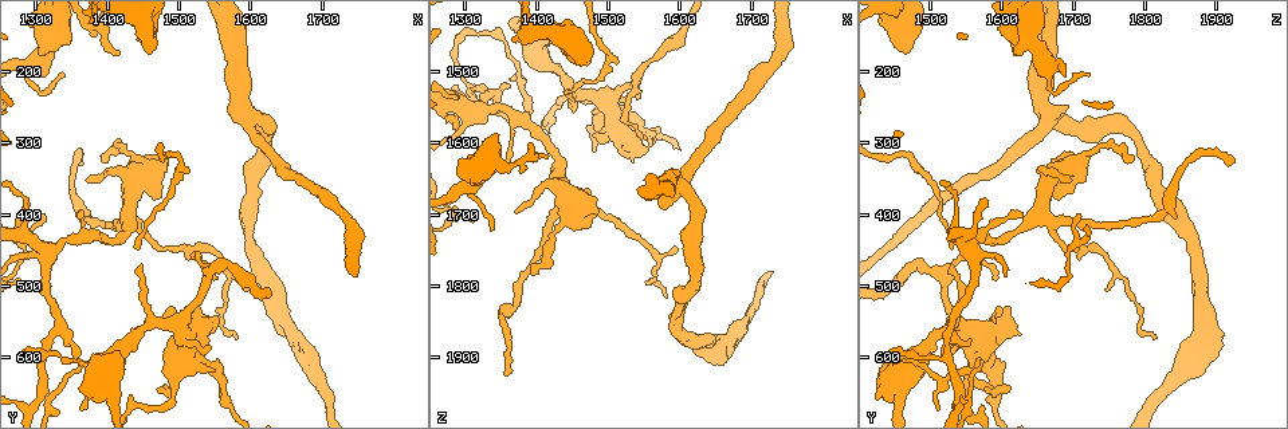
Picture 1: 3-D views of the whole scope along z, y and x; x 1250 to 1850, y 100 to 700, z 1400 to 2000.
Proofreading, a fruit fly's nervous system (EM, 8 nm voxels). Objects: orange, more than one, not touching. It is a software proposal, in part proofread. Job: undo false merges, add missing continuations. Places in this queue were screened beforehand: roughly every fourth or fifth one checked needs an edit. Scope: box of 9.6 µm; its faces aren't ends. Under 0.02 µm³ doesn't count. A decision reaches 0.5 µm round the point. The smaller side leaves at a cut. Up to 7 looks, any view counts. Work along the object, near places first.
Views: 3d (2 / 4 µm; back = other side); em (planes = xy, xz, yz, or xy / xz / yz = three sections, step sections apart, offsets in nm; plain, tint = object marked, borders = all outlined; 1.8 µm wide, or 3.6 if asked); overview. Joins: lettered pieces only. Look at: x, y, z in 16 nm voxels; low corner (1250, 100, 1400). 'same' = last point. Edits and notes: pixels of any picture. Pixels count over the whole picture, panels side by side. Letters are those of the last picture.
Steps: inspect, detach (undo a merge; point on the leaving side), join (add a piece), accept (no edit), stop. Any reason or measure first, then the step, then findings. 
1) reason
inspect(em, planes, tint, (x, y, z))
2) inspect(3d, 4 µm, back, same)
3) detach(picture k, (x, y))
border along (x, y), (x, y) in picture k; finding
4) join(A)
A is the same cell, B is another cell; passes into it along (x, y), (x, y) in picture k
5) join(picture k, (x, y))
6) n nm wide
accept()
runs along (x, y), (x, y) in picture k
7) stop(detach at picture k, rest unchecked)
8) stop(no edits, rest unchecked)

free end
inspect(em, planes, tint, (1485, 535, 1590))

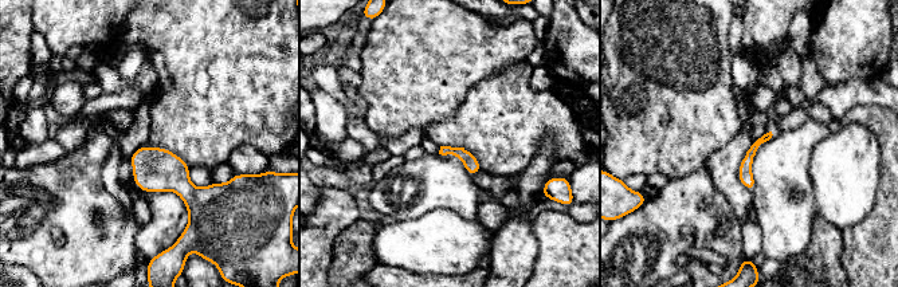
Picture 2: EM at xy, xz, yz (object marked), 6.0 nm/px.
inspect(em, planes, borders, same)

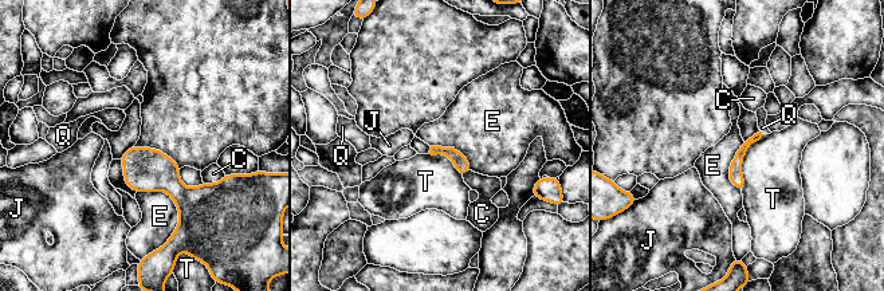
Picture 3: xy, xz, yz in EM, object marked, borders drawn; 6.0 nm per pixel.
accept()
C, E, J, Q and T are other cells; border along (136, 192), (171, 197), (171, 235) in picture 3; none of them fits

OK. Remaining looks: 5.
thick turns thin
inspect(em, 3.6 µm, xz, step 16, tint, (1320, 165, 1650))

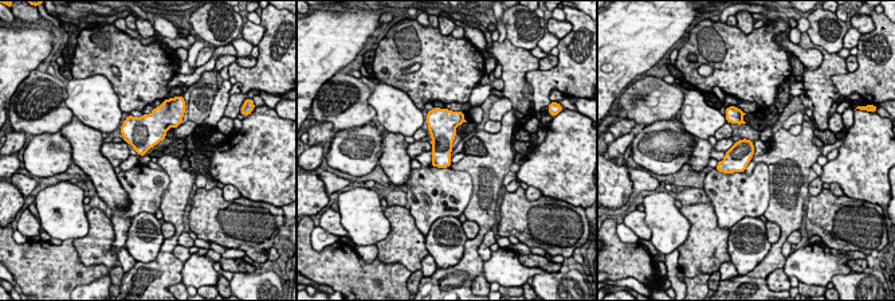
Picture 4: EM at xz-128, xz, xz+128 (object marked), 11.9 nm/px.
inspect(em, 3.6 µm, planes, tint, same)

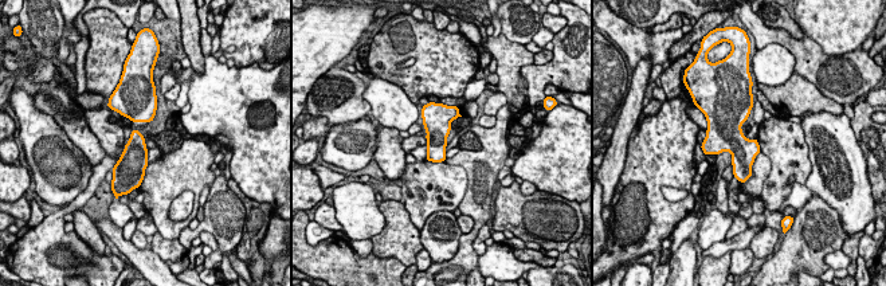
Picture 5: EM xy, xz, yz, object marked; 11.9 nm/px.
inspect(em, 3.6 µm, planes, borders, same)

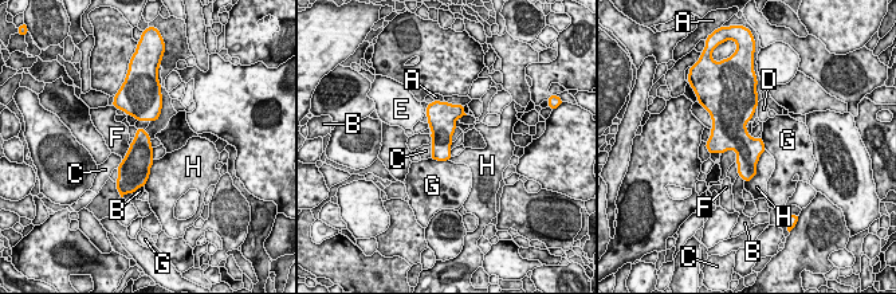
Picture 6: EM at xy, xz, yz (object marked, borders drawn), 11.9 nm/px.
260 nm wide; H touches over 460 nm
accept()
A, B, C, D, E, F, G and H are other cells; continuous, no second neuron

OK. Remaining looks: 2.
thin end
inspect(em, planes, borders, (1400, 320, 1790))

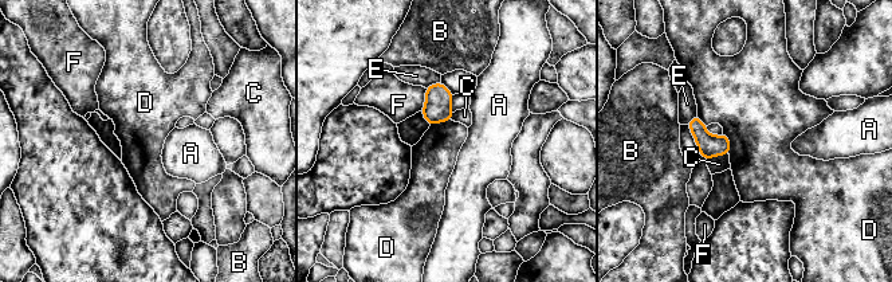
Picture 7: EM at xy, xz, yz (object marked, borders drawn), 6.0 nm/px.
100 nm wide
accept()
A, B, C, D, E and F are other cells; border along (723, 132), (730, 141), (730, 155) in picture 7; no lettered piece goes on from it

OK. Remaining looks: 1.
stop(no edits, rest unchecked)

